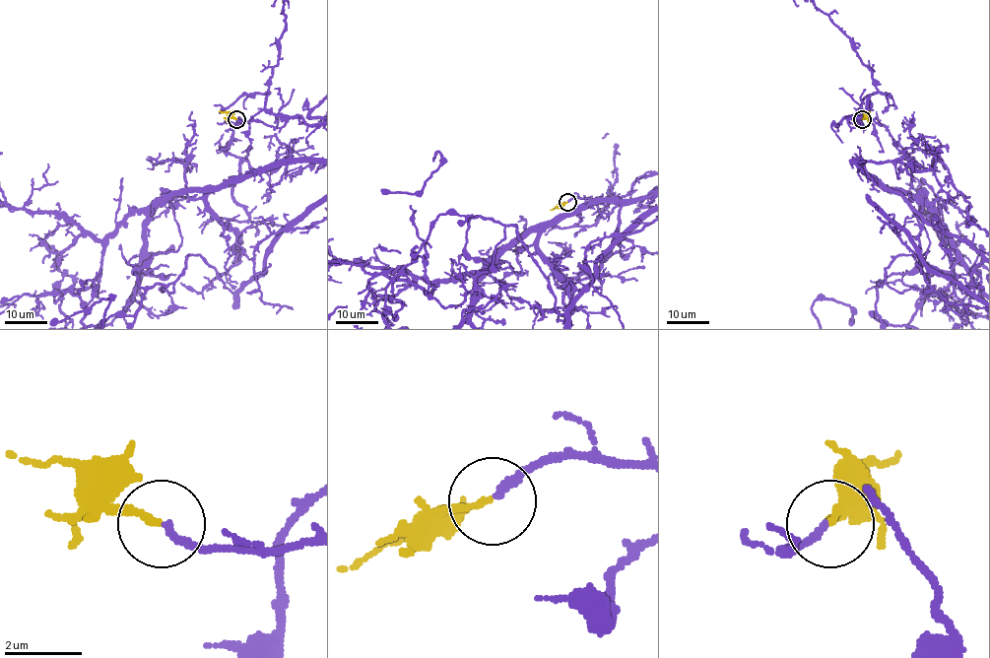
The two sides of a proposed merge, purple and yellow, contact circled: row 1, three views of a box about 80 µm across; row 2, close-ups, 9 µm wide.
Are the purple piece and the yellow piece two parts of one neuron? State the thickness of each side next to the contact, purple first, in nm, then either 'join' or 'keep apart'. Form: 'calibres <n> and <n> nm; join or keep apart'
calibres 180 and 160 nm; join

